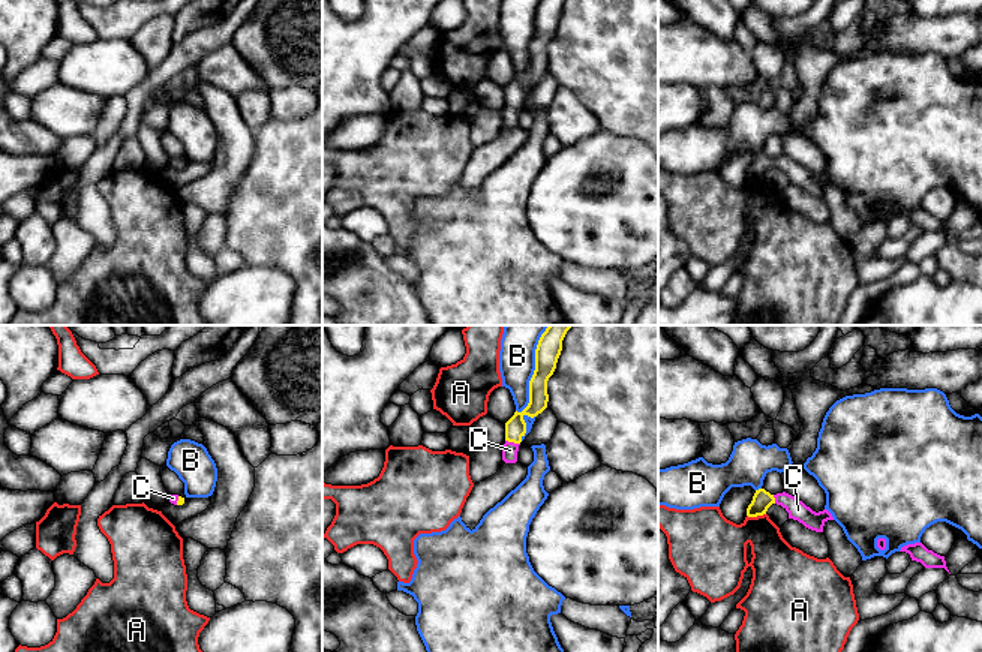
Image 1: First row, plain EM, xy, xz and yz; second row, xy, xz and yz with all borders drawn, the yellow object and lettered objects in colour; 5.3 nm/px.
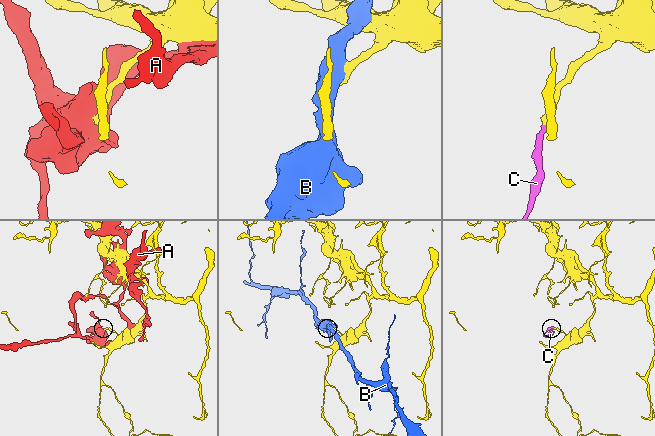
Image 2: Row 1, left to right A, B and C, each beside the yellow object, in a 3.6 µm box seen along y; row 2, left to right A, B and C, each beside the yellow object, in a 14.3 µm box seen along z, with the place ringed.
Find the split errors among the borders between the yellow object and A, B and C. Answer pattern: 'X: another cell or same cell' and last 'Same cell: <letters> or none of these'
A: another cell
B: another cell
C: same cell
Same cell: C

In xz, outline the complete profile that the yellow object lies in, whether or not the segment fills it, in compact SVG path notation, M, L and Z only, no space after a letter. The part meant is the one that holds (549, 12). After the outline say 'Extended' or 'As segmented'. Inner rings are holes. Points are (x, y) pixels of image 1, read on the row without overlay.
M541 0L535 13L535 34L529 45L529 67L522 76L505 87L505 108L502 109L502 124L517 126L517 115L526 97L525 79L534 82L547 72L547 45L556 33L565 0Z. Extended

